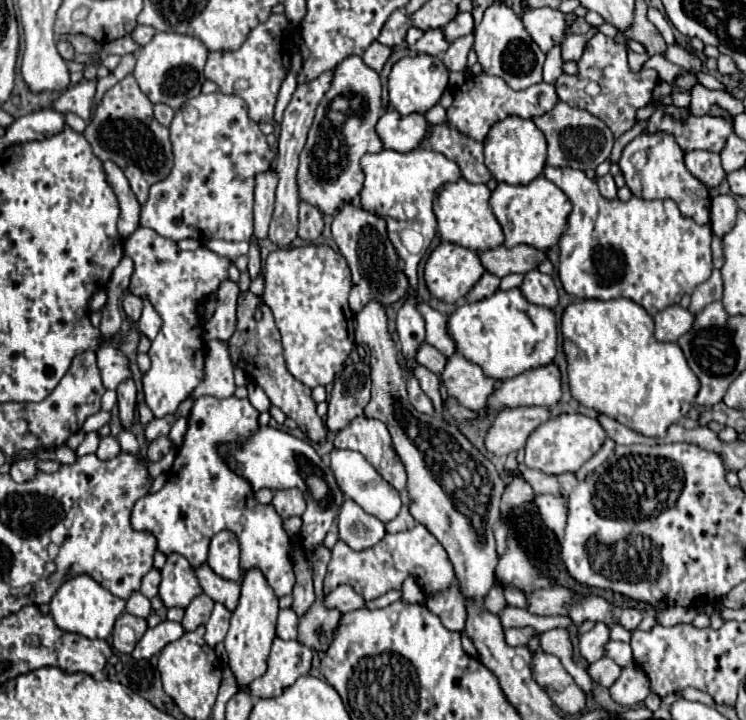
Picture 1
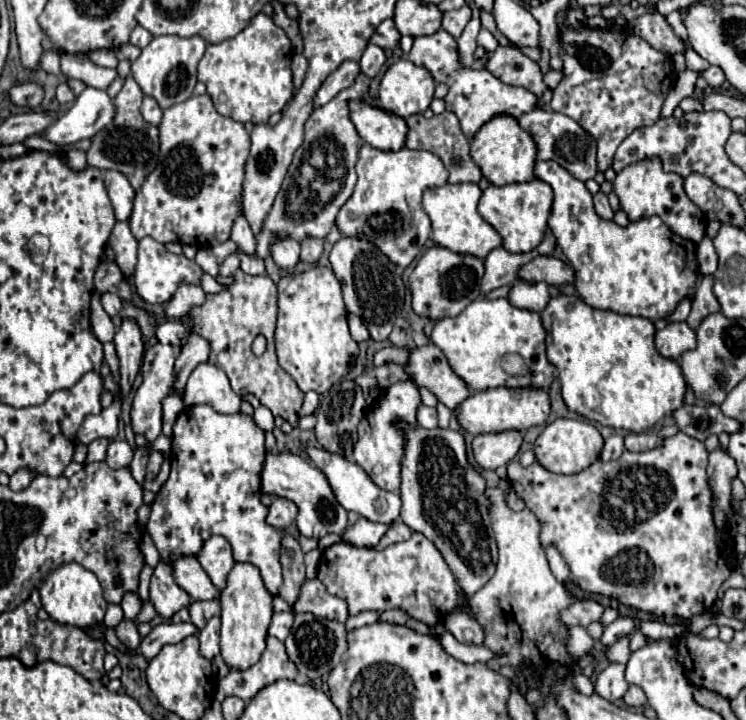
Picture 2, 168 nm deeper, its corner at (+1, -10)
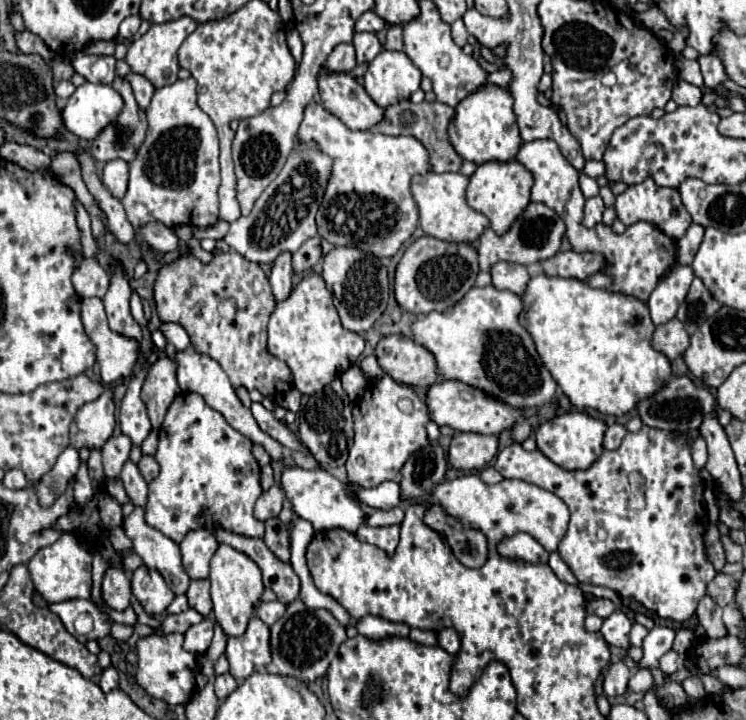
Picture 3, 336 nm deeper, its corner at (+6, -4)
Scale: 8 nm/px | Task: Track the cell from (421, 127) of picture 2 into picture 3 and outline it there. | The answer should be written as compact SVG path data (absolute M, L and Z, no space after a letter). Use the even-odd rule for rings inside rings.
M402 100L394 106L386 108L384 120L376 126L378 132L388 134L388 136L414 136L424 144L424 148L430 152L430 164L432 172L460 172L462 158L456 154L450 138L448 138L448 124L454 116L454 108L442 102L422 102L422 104L412 104L410 100Z

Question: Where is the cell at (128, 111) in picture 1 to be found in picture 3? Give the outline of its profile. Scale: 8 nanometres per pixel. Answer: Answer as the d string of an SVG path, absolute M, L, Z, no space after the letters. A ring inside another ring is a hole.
M116 76L112 82L112 88L122 96L124 108L122 112L92 140L90 154L98 162L110 162L110 160L126 160L132 162L136 158L140 146L144 144L148 122L144 110L138 108L132 86L128 86L128 80Z

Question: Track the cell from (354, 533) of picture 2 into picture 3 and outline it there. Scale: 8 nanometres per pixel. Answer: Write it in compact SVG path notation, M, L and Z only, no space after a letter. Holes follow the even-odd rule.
M390 508L390 510L374 510L372 514L366 516L366 524L368 526L392 526L392 524L400 524L404 518L404 510L398 508Z

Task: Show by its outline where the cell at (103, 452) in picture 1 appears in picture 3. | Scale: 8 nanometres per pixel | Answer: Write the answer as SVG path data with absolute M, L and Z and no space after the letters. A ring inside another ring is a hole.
M124 434L108 438L108 442L102 446L102 462L104 462L106 478L112 480L112 478L120 476L120 470L122 470L124 462L128 460L130 446L132 446L132 442Z

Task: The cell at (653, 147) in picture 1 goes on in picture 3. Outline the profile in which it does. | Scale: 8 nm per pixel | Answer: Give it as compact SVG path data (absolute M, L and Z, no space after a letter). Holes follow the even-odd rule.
M648 176L644 182L640 184L632 184L628 186L622 194L616 196L616 214L618 218L630 226L634 222L646 220L652 222L656 228L660 228L664 234L668 234L670 238L682 238L688 230L688 226L692 224L692 216L688 214L688 210L684 210L684 204L680 202L680 194L676 188L662 188L656 186L656 182L652 180L652 176Z

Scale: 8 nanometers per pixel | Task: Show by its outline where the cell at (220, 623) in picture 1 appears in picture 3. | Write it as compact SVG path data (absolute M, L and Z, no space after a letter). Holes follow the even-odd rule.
M204 618L200 624L188 628L184 648L196 654L204 654L212 642L212 634L214 634L214 620Z

